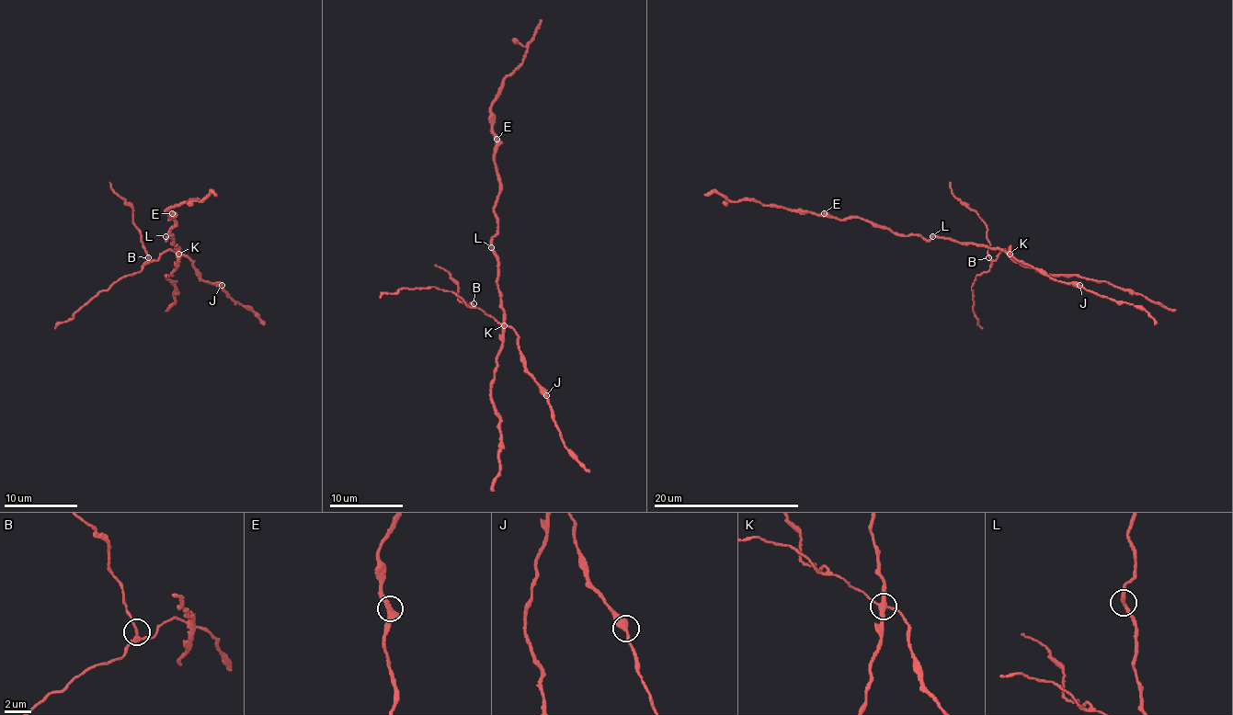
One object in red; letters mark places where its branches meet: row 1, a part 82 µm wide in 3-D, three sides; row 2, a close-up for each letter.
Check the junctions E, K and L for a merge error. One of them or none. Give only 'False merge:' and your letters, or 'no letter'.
False merge: K

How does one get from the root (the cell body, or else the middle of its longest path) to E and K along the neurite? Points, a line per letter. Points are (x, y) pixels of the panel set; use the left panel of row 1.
E: (170, 237), (166, 239), (172, 235), (172, 213)
K: (170, 237), (179, 248), (179, 254)

